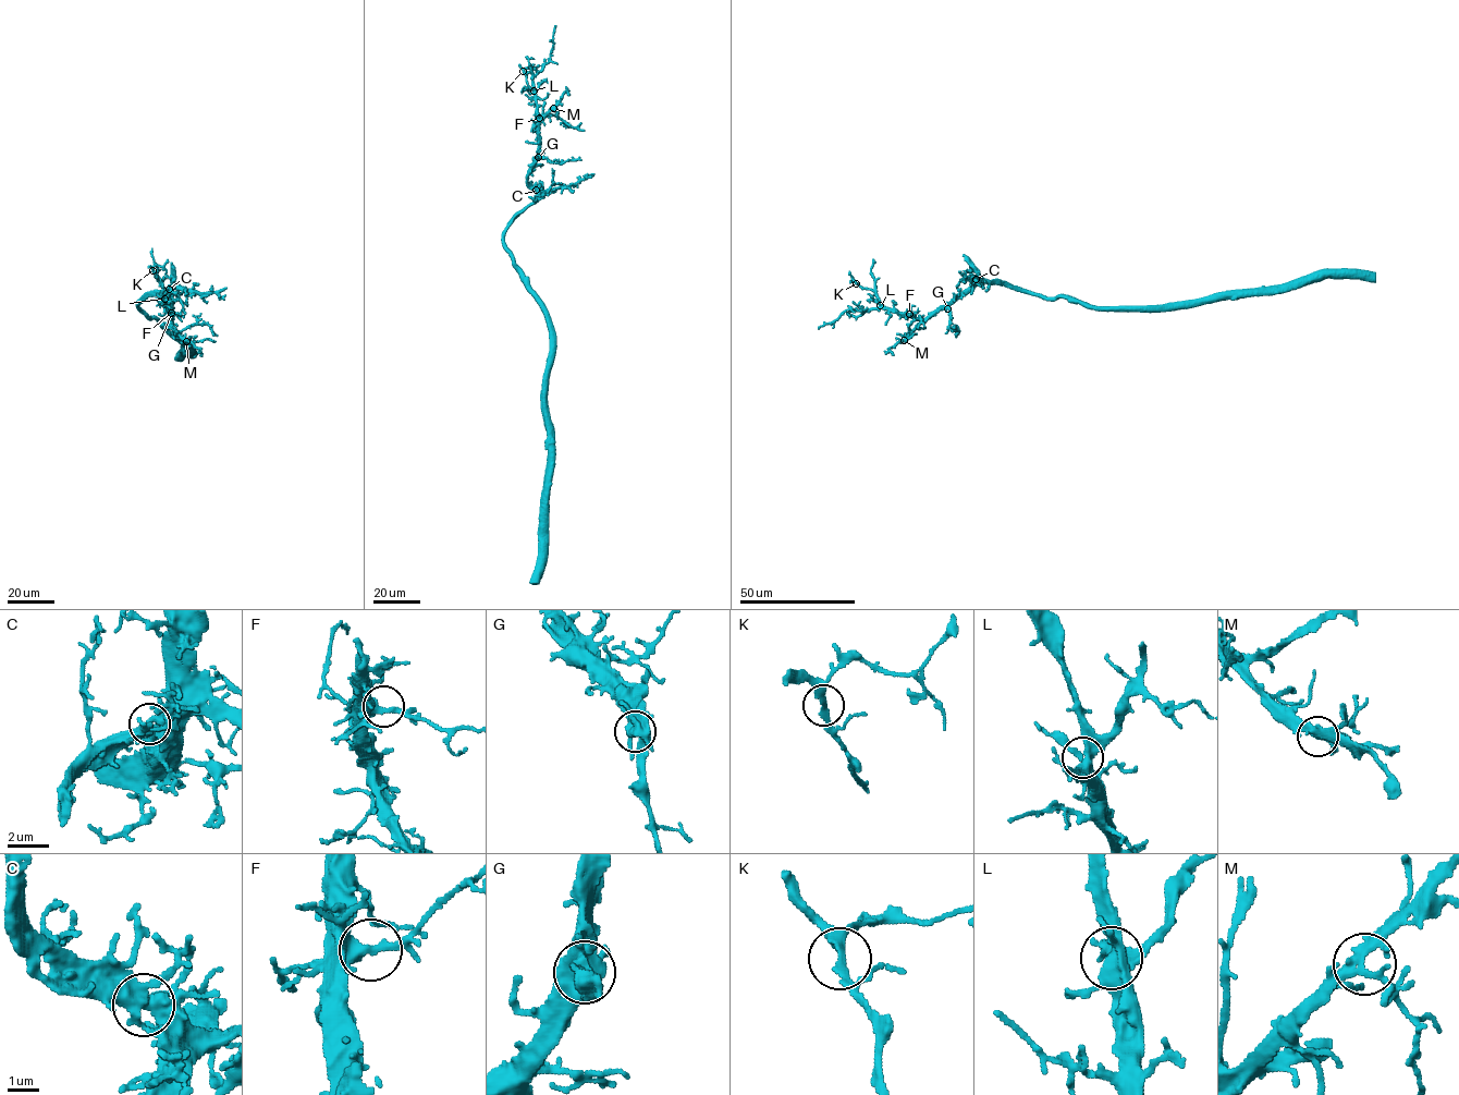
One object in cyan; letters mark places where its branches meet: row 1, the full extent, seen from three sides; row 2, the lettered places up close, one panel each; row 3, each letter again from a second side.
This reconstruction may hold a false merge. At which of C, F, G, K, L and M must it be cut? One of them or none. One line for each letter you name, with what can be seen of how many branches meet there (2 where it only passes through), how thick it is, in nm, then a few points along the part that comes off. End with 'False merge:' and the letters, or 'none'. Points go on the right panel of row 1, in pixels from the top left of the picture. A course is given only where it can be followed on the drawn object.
False merge: none

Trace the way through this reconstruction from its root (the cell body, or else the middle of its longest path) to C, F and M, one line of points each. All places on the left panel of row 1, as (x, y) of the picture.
C: (182, 355), (182, 345), (189, 350), (188, 343), (138, 306), (145, 297), (169, 289)
F: (182, 355), (188, 343), (138, 304), (170, 289), (160, 300), (169, 319), (171, 313)
M: (182, 355), (182, 345), (189, 350), (188, 343), (148, 316), (139, 302), (170, 289), (160, 300), (186, 341)

